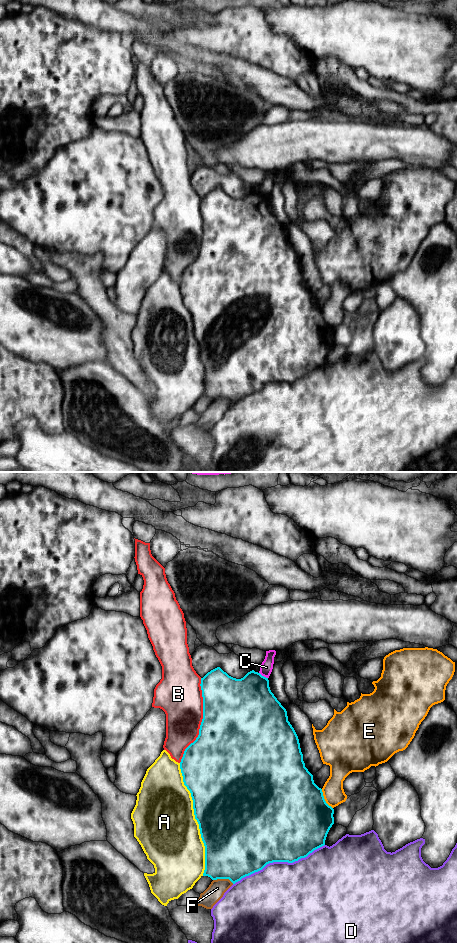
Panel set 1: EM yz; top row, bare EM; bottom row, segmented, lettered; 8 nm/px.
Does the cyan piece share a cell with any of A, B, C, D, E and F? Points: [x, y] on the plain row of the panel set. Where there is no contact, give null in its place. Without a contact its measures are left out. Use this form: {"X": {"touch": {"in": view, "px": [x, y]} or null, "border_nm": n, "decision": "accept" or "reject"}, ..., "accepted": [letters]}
{"A": {"touch": {"in": "yz", "px": [195, 338]}, "border_nm": 900, "decision": "reject"}, "B": {"touch": {"in": "yz", "px": [202, 240]}, "border_nm": 700, "decision": "reject"}, "C": {"touch": {"in": "yz", "px": [263, 196]}, "border_nm": 90, "decision": "reject"}, "D": {"touch": {"in": "yz", "px": [278, 381]}, "border_nm": 800, "decision": "reject"}, "E": {"touch": {"in": "yz", "px": [324, 319]}, "border_nm": 180, "decision": "reject"}, "F": {"touch": {"in": "yz", "px": [223, 398]}, "border_nm": 170, "decision": "reject"}, "accepted": []}

